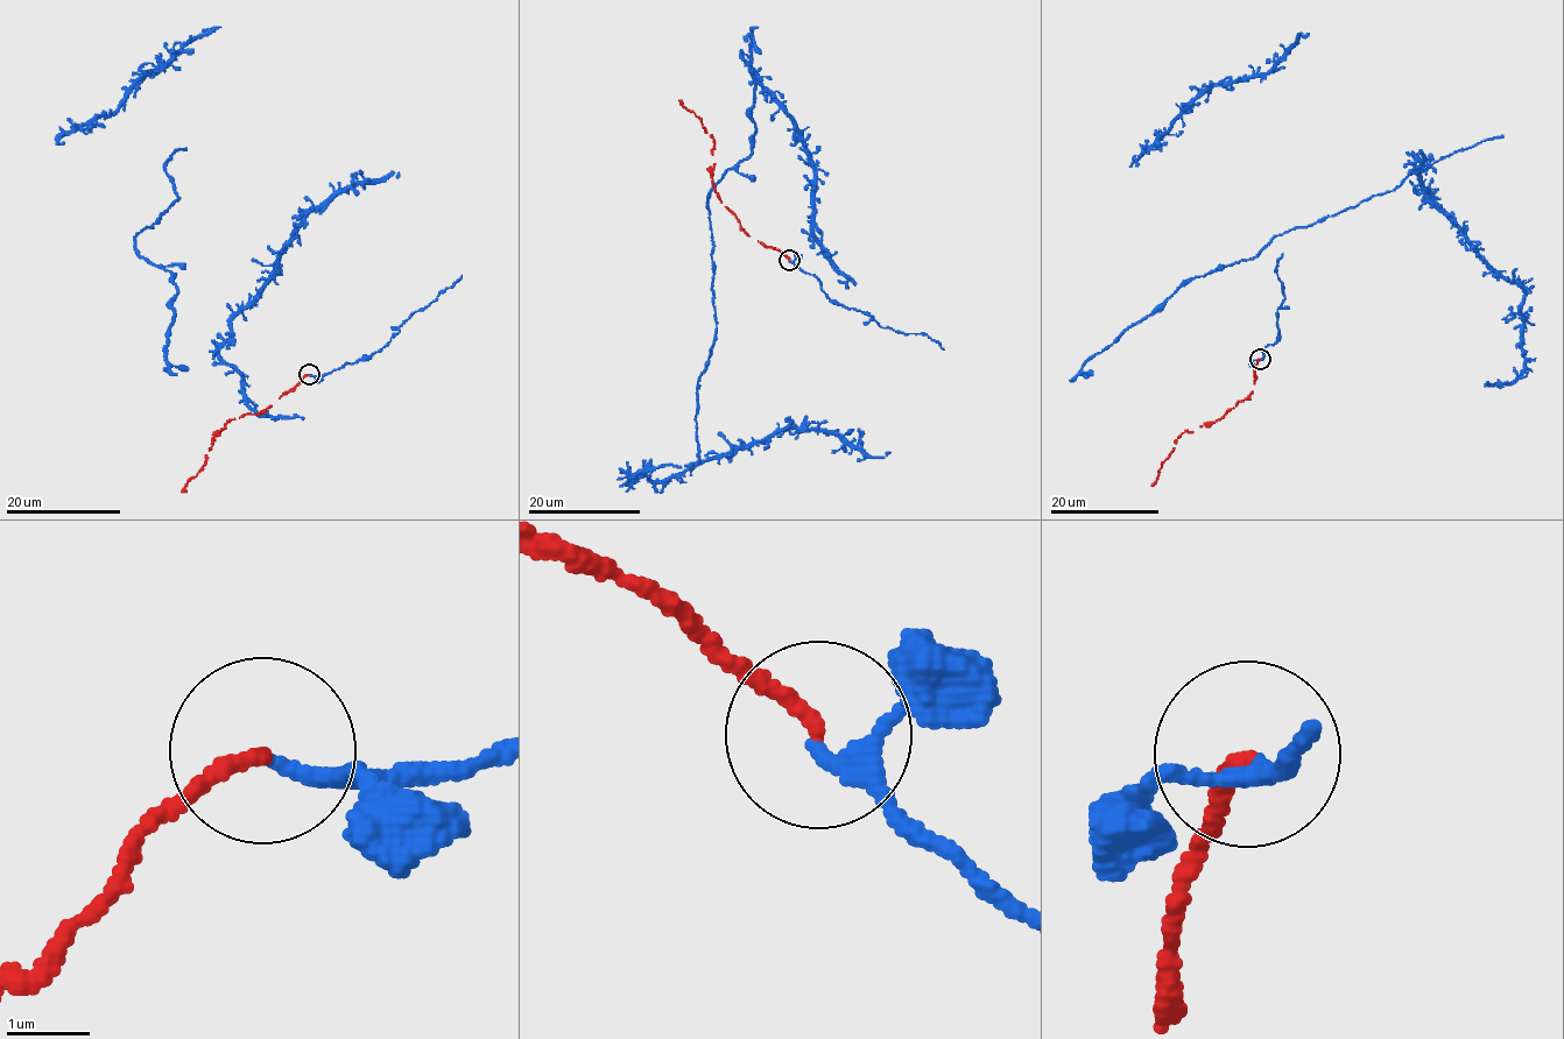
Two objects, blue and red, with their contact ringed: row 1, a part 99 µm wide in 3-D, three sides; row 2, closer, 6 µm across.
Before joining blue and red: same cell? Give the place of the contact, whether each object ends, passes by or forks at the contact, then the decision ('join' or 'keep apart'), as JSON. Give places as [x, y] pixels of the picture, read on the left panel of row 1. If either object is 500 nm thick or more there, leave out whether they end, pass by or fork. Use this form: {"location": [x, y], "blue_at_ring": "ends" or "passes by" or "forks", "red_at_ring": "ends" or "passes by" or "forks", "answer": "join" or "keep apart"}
{"location": [309, 374], "blue_at_ring": "ends", "red_at_ring": "ends", "answer": "join"}

